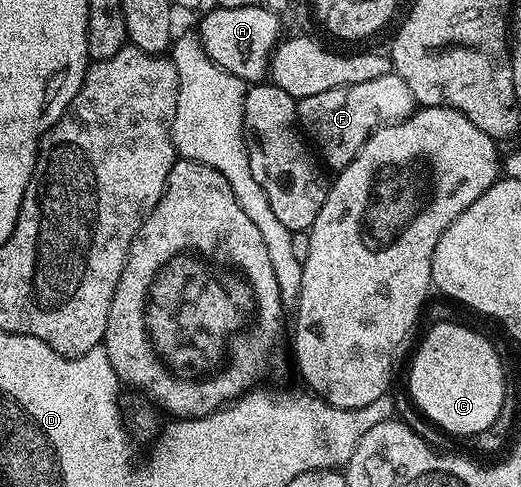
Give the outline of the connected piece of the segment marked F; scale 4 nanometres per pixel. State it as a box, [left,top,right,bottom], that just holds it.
[296,73,417,169]

